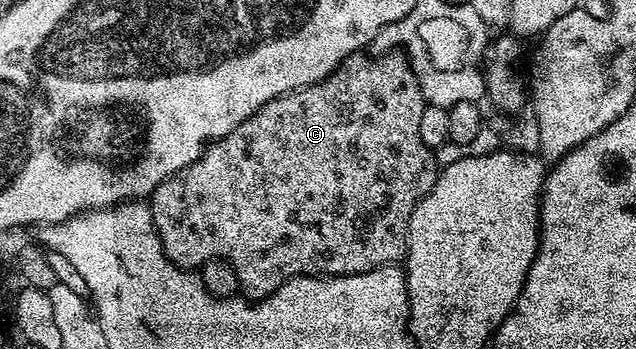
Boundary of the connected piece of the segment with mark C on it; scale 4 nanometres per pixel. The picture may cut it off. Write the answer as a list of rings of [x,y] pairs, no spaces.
[[[367,52],[353,53],[343,61],[324,81],[297,89],[285,97],[263,105],[250,119],[246,119],[230,135],[220,137],[205,148],[198,160],[166,179],[155,189],[150,198],[152,222],[164,248],[164,254],[177,269],[199,270],[208,261],[227,261],[240,284],[239,292],[245,298],[259,303],[278,287],[295,277],[338,277],[346,273],[369,273],[383,265],[394,265],[405,260],[408,251],[408,224],[414,207],[429,193],[436,182],[438,168],[433,150],[422,141],[421,118],[426,102],[415,77],[388,73],[388,69],[376,57]]]

